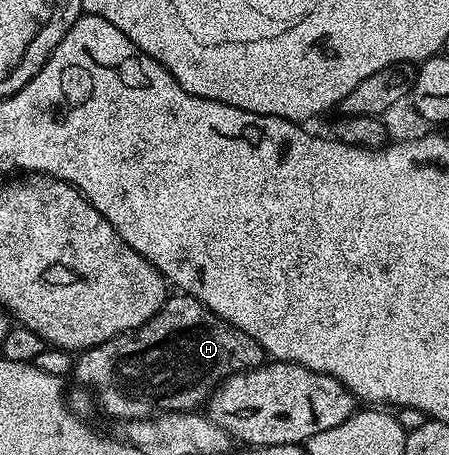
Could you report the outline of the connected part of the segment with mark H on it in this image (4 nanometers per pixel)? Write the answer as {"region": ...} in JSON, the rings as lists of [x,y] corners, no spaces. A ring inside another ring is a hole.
{"region":[[[184,293],[174,294],[166,298],[161,310],[157,311],[152,318],[148,319],[143,326],[138,327],[134,331],[127,334],[117,335],[111,341],[103,342],[98,346],[93,346],[82,352],[74,362],[73,377],[83,385],[89,387],[96,395],[100,407],[110,415],[113,419],[122,419],[128,421],[131,419],[147,419],[151,416],[164,413],[166,411],[197,411],[198,408],[208,400],[209,396],[225,382],[231,375],[236,372],[233,367],[239,368],[241,372],[241,363],[245,363],[245,343],[241,343],[241,339],[245,339],[247,333],[243,333],[243,329],[235,329],[235,325],[231,325],[227,321],[218,318],[213,311],[207,309],[197,298]]]}

